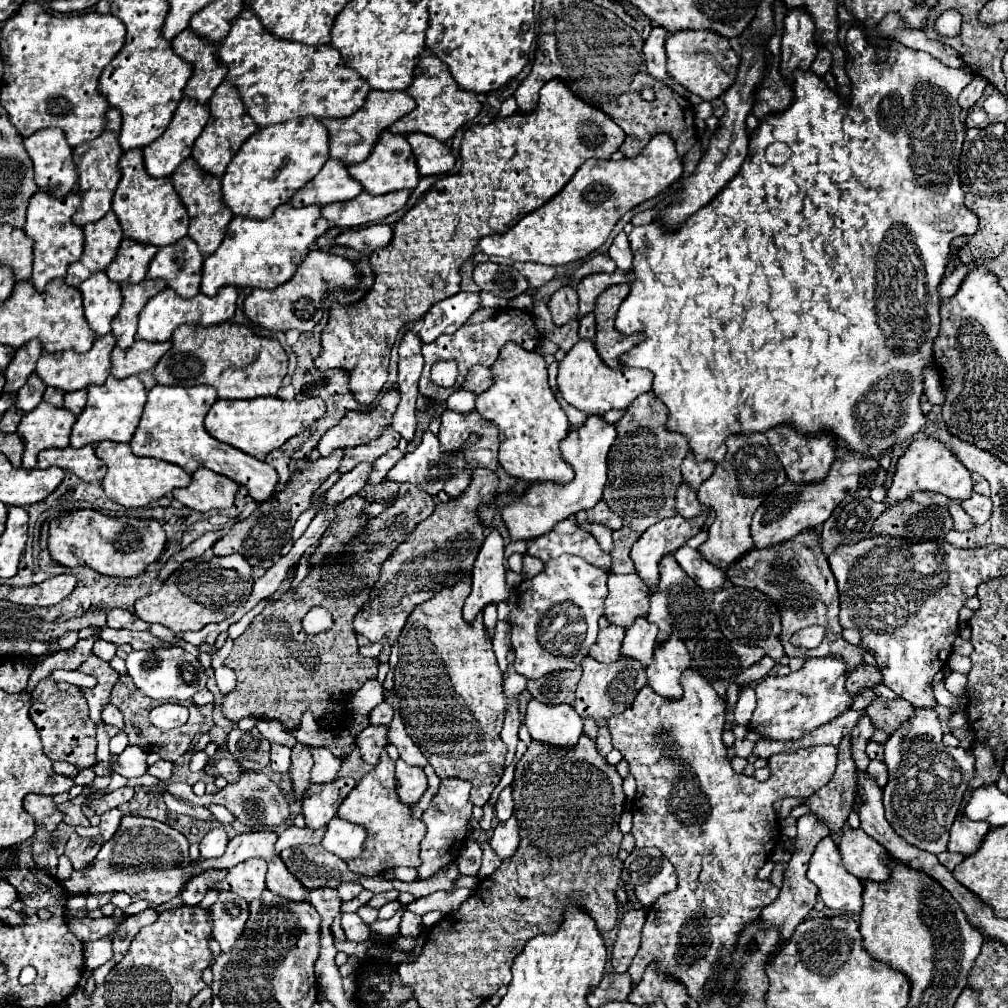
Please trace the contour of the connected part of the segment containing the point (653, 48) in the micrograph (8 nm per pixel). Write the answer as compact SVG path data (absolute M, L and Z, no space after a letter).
M652 28L648 40L644 42L644 56L646 56L646 70L650 76L654 76L656 80L662 80L666 82L676 94L680 96L686 96L686 88L682 88L668 72L666 72L666 50L664 50L664 42L666 42L666 36L668 32L662 30L662 28Z

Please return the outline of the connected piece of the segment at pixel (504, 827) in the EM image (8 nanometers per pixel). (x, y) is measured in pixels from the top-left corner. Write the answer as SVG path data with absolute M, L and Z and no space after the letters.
M512 814L512 818L508 818L506 822L500 822L494 828L490 846L504 860L504 858L510 858L510 854L514 854L514 850L518 848L518 842L520 842L520 826L516 820L516 814Z

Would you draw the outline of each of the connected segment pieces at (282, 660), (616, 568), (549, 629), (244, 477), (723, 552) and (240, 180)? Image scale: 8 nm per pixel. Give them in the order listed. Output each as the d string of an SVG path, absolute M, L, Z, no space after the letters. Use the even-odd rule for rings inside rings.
M400 484L396 504L368 520L362 534L344 546L344 554L352 556L326 556L322 566L314 564L294 590L270 602L252 620L248 630L234 640L234 648L224 660L224 666L232 668L238 678L236 690L224 696L224 716L232 722L244 716L272 718L298 730L306 710L320 722L332 712L332 702L354 694L368 678L374 678L378 674L378 660L360 656L352 620L368 604L370 590L382 574L378 564L414 532L418 522L432 516L432 512L434 502L430 494L418 490L414 484ZM314 606L326 608L334 616L334 624L316 636L308 636L300 622Z
M642 394L642 398L632 402L626 414L614 424L618 436L608 452L608 480L602 496L608 508L624 520L624 526L612 532L614 546L610 556L614 574L634 572L630 562L632 544L652 524L676 514L674 498L682 482L680 464L688 454L688 442L682 434L670 434L662 422L666 422L666 410L662 410L662 404L656 402L652 394Z
M564 554L562 558L550 560L540 574L536 574L530 580L524 580L520 586L512 590L508 598L508 606L510 606L510 626L512 626L512 648L516 654L514 670L518 674L522 674L528 680L536 680L552 672L580 668L582 660L590 652L590 646L596 642L598 620L604 612L604 600L608 596L606 580L608 580L608 572L604 572L602 568L588 564L580 556Z
M156 384L148 392L148 402L144 406L140 424L134 432L134 438L130 442L132 452L136 456L148 456L148 458L158 458L166 460L170 464L178 464L184 470L198 470L198 468L208 468L216 474L222 474L242 486L248 488L250 496L256 502L266 502L276 494L278 486L278 474L276 470L268 464L262 462L254 456L248 456L224 442L218 442L212 438L206 428L202 418L206 418L208 410L216 402L216 390L210 386L194 386L194 388L182 388L182 386L160 386Z
M746 434L730 436L726 438L726 446L728 452L724 462L716 464L714 474L698 490L698 502L710 506L716 512L716 520L708 530L708 540L698 548L698 552L722 572L736 564L746 552L754 550L754 542L750 536L752 516L762 500L774 488L786 482L782 464L778 462L764 434L754 434L750 438L746 438Z
M294 118L254 132L236 152L222 178L222 196L234 216L270 218L274 210L288 202L296 190L310 182L330 158L328 130L314 118Z

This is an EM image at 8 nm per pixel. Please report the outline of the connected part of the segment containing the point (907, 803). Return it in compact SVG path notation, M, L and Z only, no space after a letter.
M916 710L916 716L902 724L888 738L884 762L888 766L888 784L884 786L886 820L894 832L908 844L940 854L946 850L948 832L958 816L958 808L968 782L974 774L974 756L970 750L948 750L942 744L942 728L934 710Z

